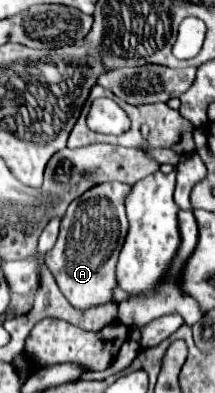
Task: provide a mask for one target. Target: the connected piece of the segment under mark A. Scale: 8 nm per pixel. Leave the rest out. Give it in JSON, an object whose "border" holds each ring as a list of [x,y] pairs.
{"border":[[[104,182],[72,200],[62,218],[54,248],[44,256],[58,288],[76,308],[86,310],[98,304],[114,302],[112,288],[116,288],[116,262],[128,232],[124,212],[124,198],[128,192],[130,186],[122,182]]]}

